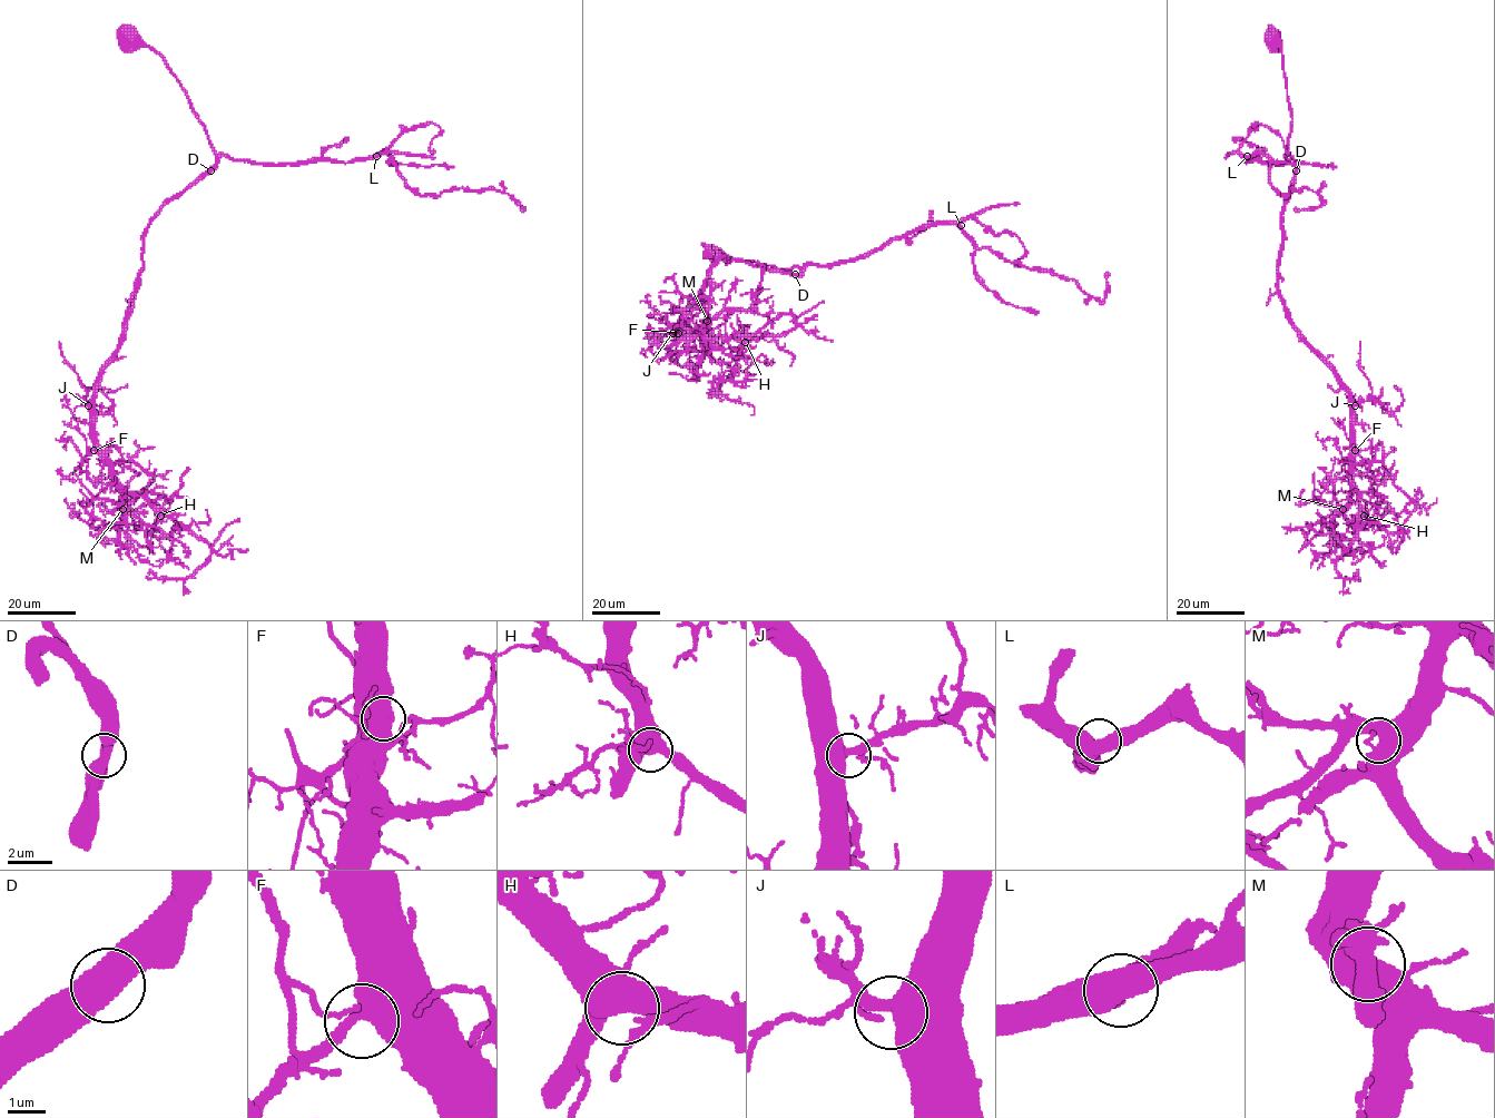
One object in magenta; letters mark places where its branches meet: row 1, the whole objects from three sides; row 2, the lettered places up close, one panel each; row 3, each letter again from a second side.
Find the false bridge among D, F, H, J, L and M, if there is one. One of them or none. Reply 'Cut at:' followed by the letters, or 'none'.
Cut at: none

